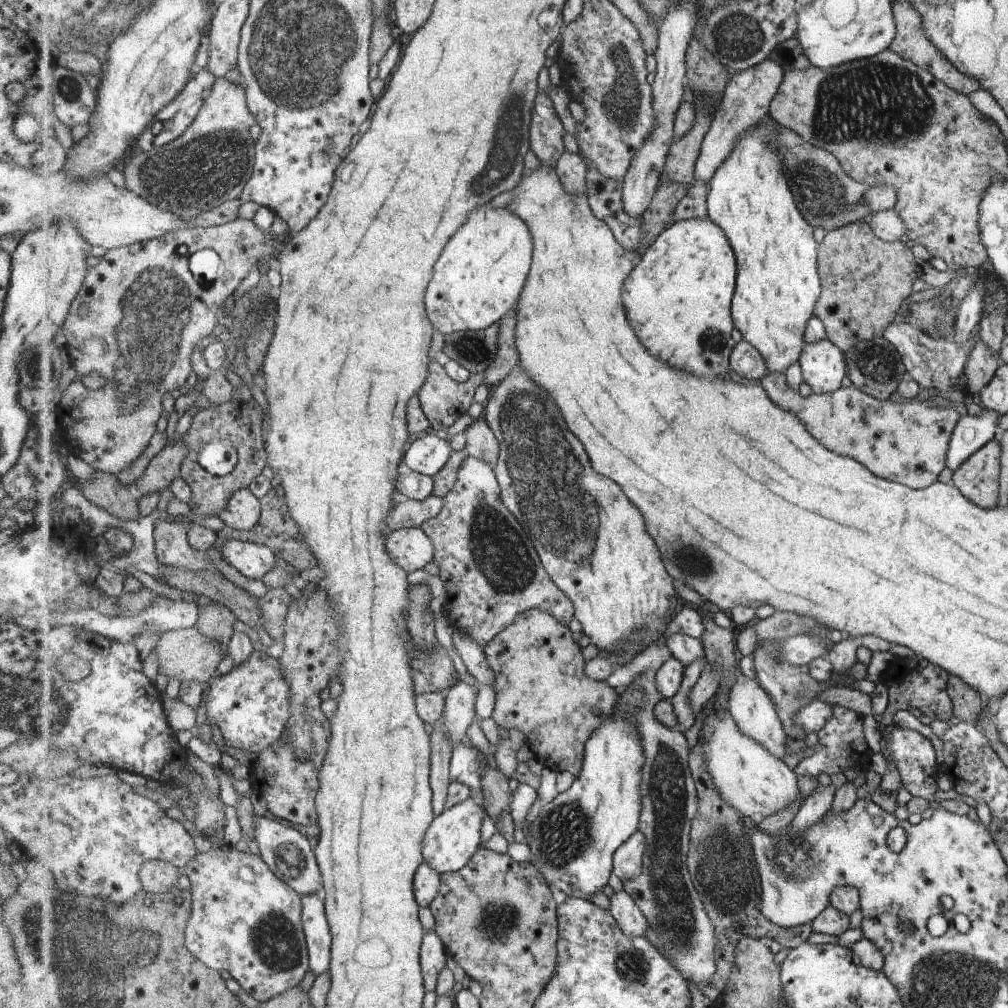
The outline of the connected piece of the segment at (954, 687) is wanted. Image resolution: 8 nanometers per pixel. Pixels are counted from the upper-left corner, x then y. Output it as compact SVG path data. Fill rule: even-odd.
M948 675L947 691L952 701L952 716L959 721L977 723L981 712L986 710L982 694L955 675Z

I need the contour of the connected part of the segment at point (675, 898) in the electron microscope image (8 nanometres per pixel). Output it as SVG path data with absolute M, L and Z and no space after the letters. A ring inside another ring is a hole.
M650 671L649 673L644 673L643 675L638 675L629 686L625 688L625 690L619 690L623 693L625 691L630 691L635 685L637 685L648 698L648 704L645 709L640 709L638 711L638 725L640 726L639 730L644 742L645 756L646 761L643 769L643 780L642 780L642 793L643 793L643 802L644 808L642 810L642 815L640 816L640 830L643 831L647 841L647 850L644 856L644 871L639 880L627 880L625 882L625 890L631 894L631 896L635 896L635 902L641 907L643 914L648 918L648 922L651 927L657 930L657 936L662 940L664 947L670 952L669 958L671 958L671 962L675 964L677 970L681 970L681 974L683 974L686 978L691 978L693 983L700 988L701 985L708 984L711 981L711 978L715 976L718 966L717 966L717 958L715 959L715 948L716 948L716 928L713 926L712 920L709 918L707 914L706 908L703 908L704 902L700 897L700 892L697 890L695 886L694 878L692 877L689 865L688 865L688 854L690 853L688 841L693 836L693 825L695 821L695 816L700 808L700 795L698 794L698 790L696 789L696 779L692 775L691 767L689 766L689 744L687 744L687 738L683 735L681 730L671 730L669 727L666 727L662 722L657 720L656 714L654 713L655 705L661 700L662 694L659 692L659 689L656 685L655 673Z

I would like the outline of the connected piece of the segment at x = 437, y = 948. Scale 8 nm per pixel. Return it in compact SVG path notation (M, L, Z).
M426 931L422 942L420 961L427 993L436 990L439 975L447 966L448 954L444 942L436 931Z

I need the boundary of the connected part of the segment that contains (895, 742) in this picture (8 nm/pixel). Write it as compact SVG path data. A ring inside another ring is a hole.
M896 726L885 736L885 742L884 754L888 756L888 760L893 763L894 769L898 772L901 786L912 797L920 796L928 801L934 799L939 794L933 778L933 768L938 759L933 753L929 739L923 738L917 731Z

